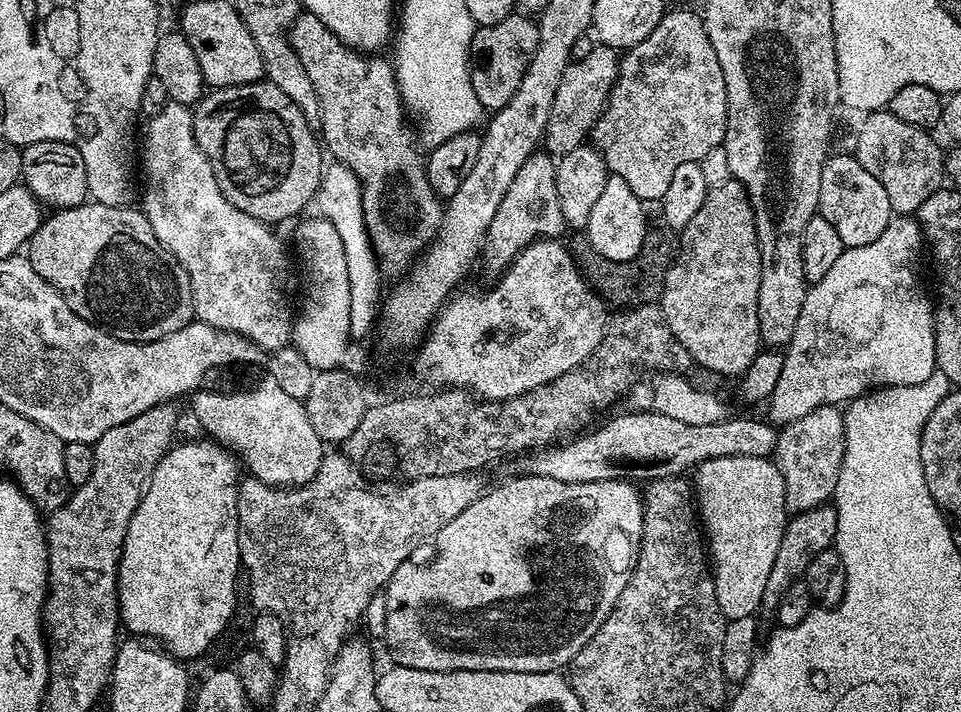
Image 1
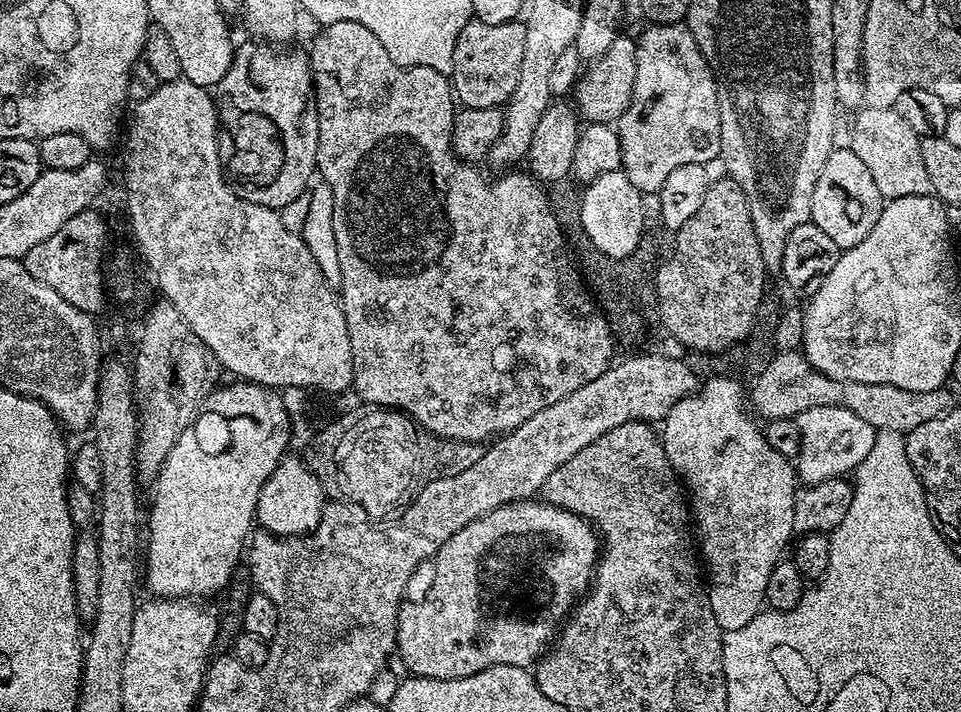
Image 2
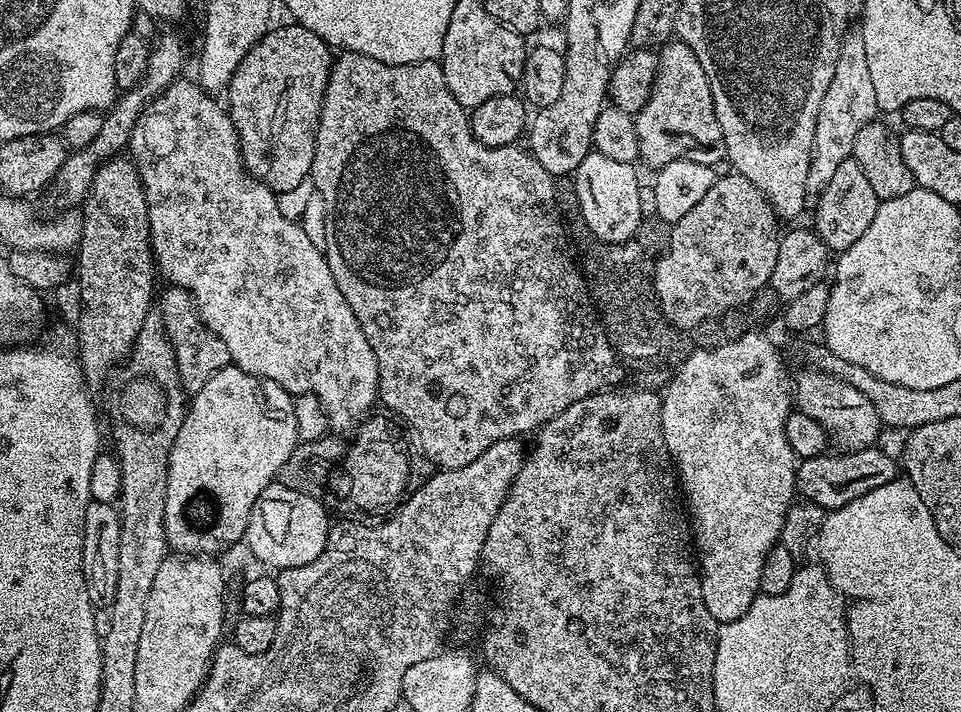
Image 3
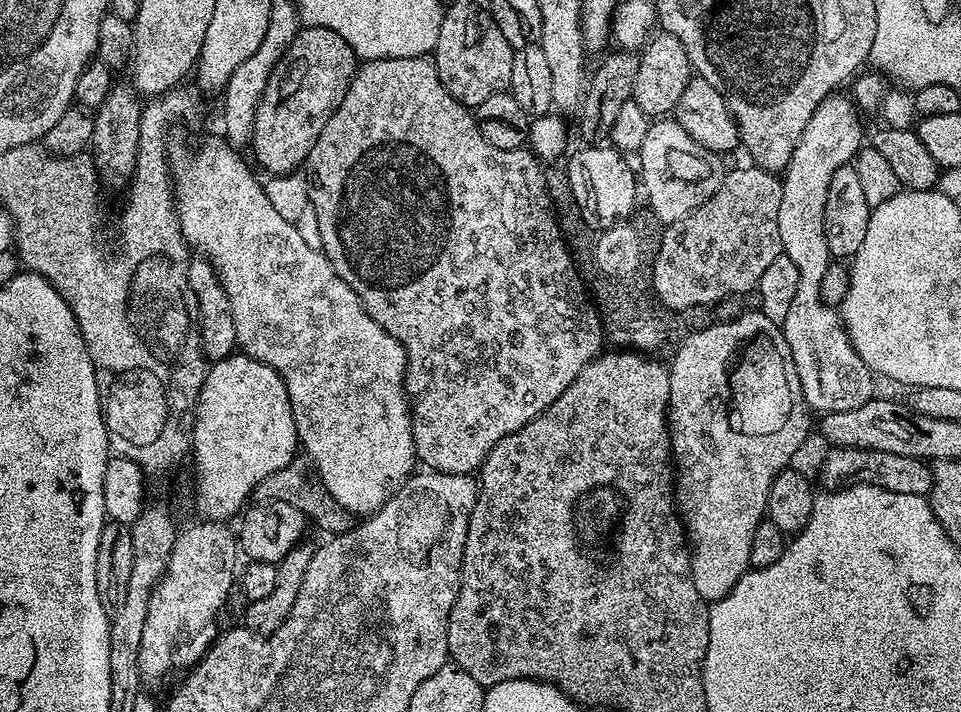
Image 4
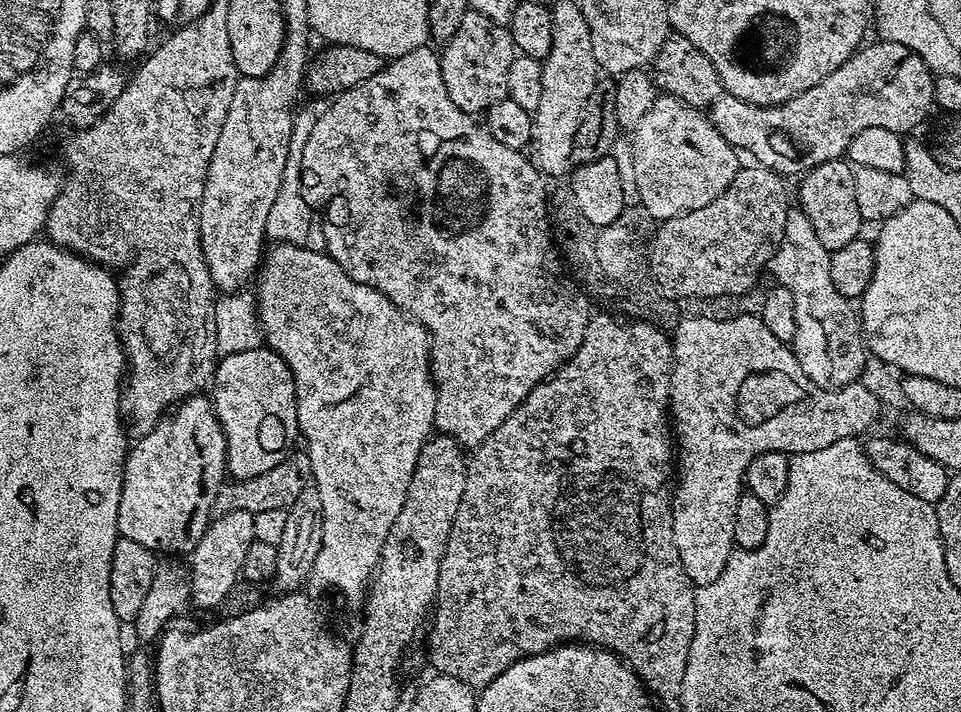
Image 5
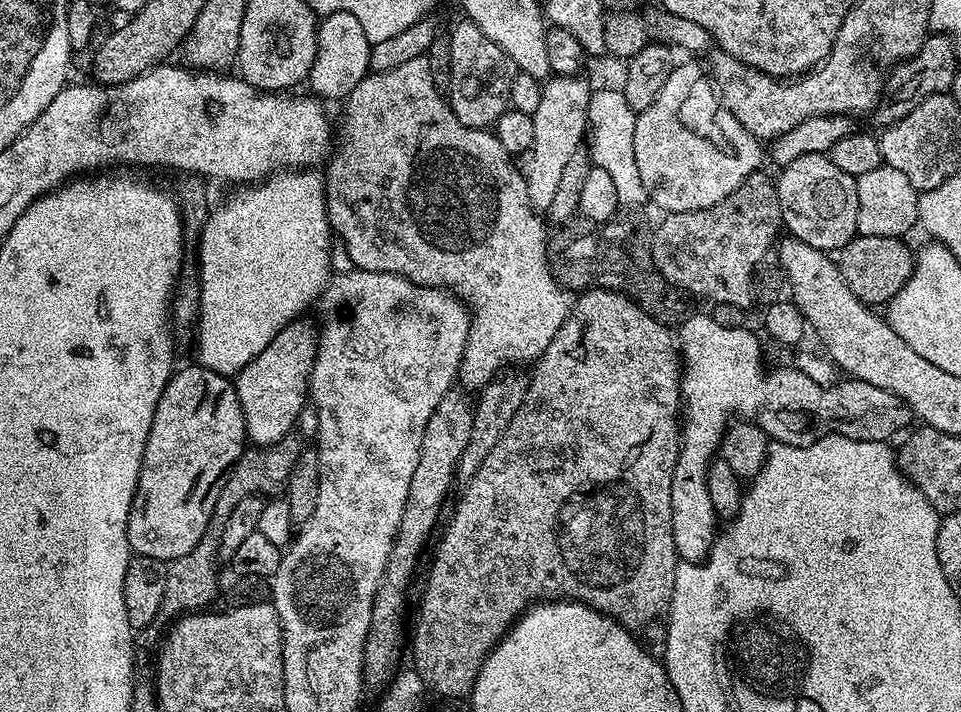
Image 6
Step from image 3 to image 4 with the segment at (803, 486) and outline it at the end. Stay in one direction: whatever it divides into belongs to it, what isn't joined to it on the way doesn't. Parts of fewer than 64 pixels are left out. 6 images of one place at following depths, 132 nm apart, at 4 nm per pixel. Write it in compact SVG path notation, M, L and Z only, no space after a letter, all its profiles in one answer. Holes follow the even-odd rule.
M829 447L827 451L820 464L820 480L824 486L838 489L850 484L869 484L894 494L918 494L923 497L932 491L932 468L918 458L902 458L902 454L886 454L882 450L861 448Z

